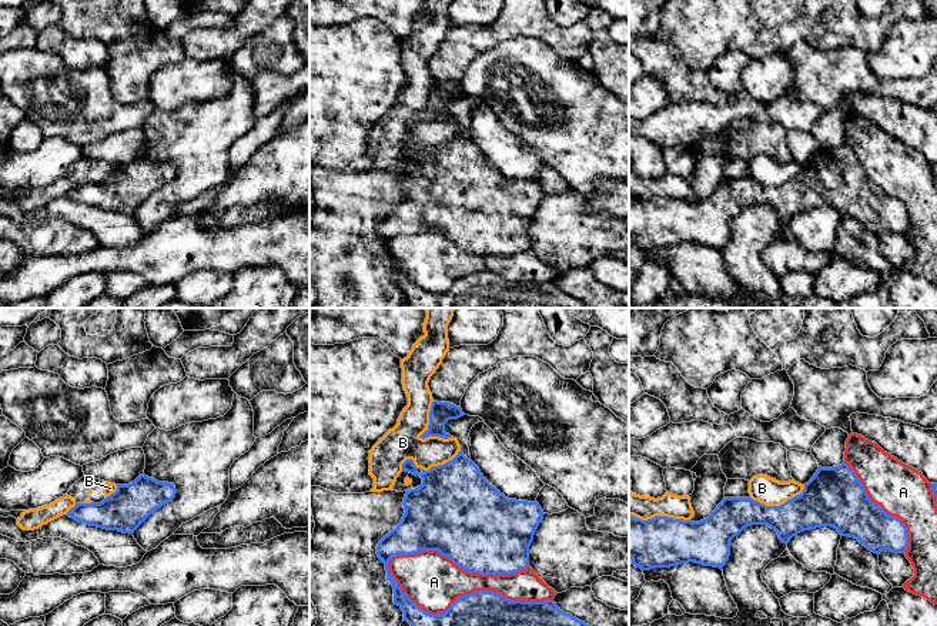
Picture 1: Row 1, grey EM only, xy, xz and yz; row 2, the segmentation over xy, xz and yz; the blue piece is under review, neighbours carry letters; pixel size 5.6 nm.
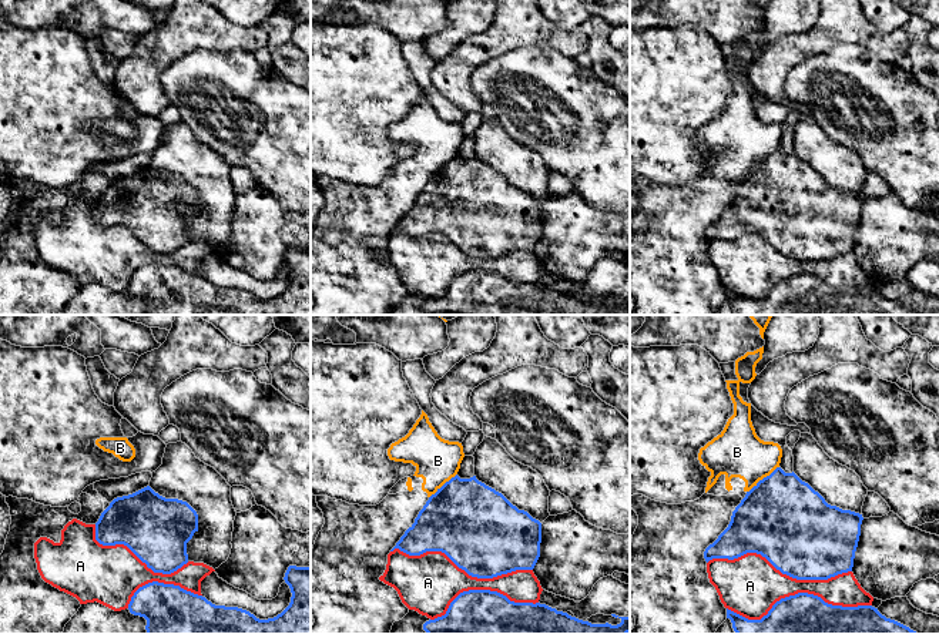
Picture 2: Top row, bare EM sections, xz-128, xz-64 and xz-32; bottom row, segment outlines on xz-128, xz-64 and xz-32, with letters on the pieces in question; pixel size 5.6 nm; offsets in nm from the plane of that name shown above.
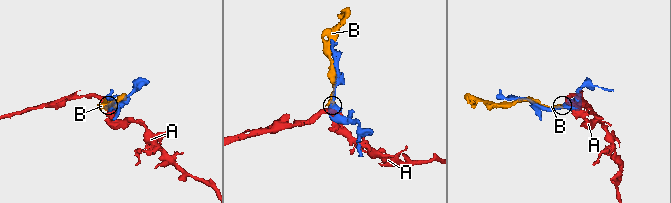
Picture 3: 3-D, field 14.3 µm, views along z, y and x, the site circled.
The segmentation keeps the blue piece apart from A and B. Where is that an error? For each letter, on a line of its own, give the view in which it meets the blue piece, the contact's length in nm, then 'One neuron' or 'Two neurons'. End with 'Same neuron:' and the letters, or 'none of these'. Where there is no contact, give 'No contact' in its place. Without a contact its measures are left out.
A: Touches blue in xz. Shared border 950 nm. Two neurons
B: Touches blue in xz. Shared border 240 nm. Two neurons
Same neuron: none of these

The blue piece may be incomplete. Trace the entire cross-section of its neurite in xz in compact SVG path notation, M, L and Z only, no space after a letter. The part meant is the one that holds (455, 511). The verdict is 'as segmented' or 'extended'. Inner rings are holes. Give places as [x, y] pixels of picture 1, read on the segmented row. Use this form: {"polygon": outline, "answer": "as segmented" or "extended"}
{"polygon": "M462 451L444 465L421 471L422 485L406 491L401 522L377 546L377 555L385 563L386 579L394 587L394 603L402 609L404 620L411 626L589 626L560 610L553 600L511 600L492 590L461 596L445 613L438 615L414 603L389 572L388 563L394 556L438 550L471 573L518 573L529 568L529 546L545 515L538 502L508 499Z", "answer": "as segmented"}

